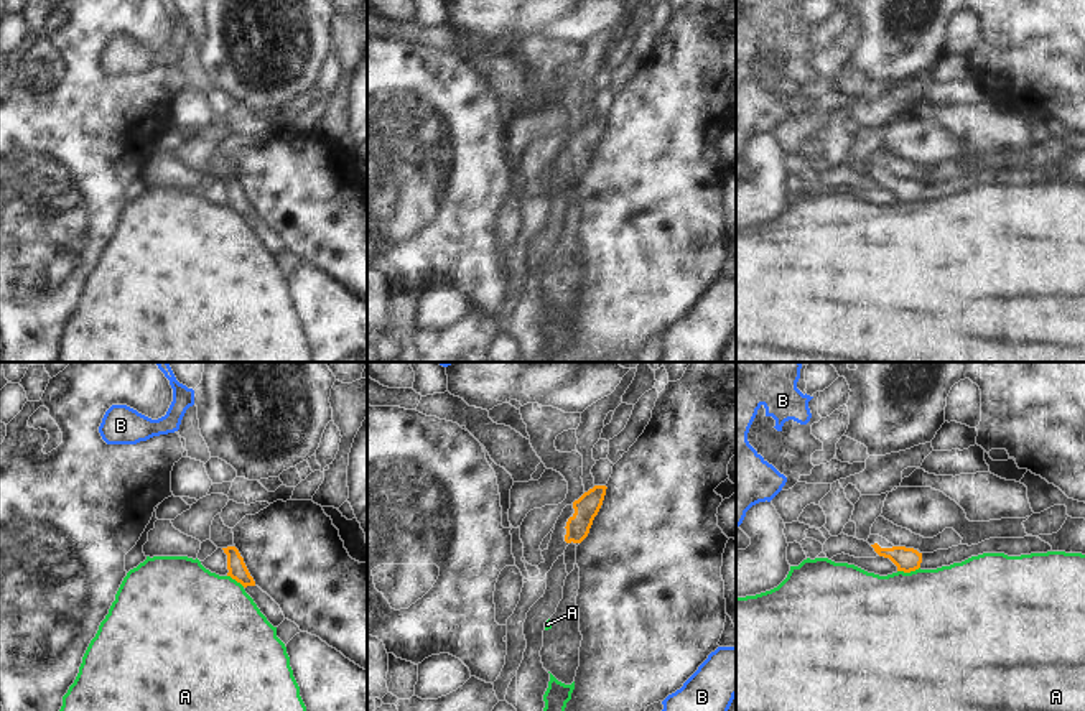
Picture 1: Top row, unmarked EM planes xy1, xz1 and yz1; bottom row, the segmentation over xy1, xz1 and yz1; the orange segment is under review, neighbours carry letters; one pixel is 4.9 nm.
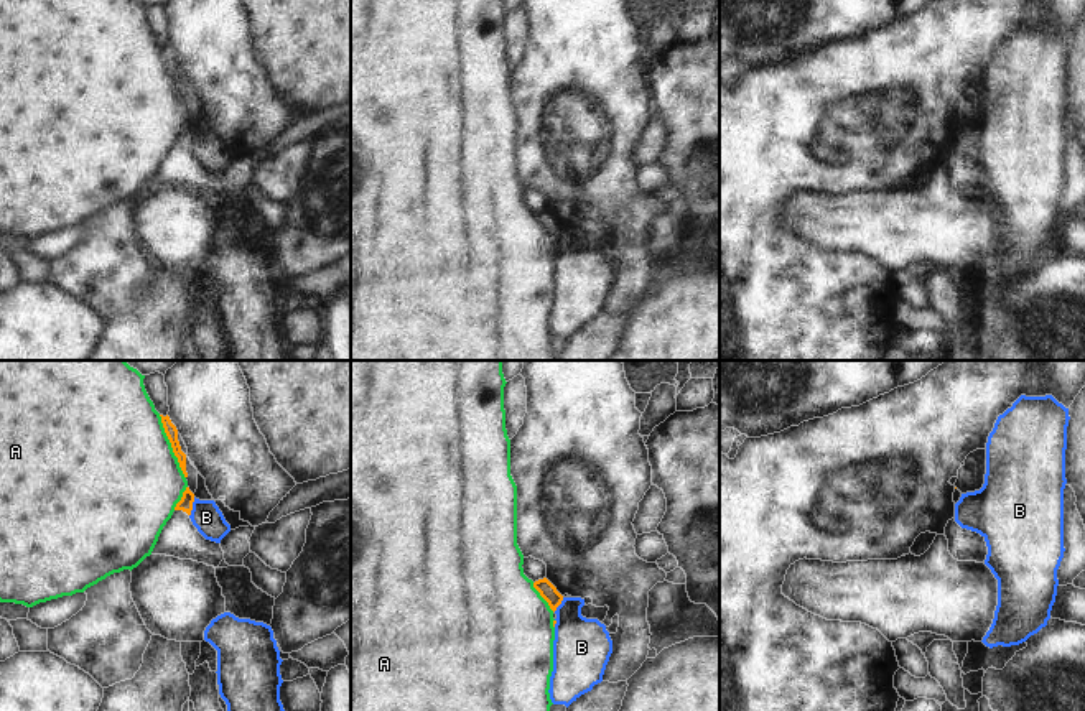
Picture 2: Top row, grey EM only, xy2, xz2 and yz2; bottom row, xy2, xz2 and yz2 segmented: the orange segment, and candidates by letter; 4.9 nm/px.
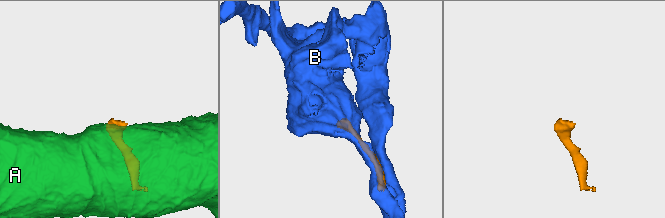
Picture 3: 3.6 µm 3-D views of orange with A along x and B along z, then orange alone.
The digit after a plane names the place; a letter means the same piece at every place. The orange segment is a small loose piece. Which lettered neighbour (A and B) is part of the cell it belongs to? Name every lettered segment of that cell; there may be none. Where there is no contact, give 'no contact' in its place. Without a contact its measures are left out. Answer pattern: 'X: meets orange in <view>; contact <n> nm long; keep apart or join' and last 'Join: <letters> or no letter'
A: meets orange in xy2; contact 340 nm long; keep apart
B: meets orange in xy2; contact 100 nm long; keep apart
Join: no letter

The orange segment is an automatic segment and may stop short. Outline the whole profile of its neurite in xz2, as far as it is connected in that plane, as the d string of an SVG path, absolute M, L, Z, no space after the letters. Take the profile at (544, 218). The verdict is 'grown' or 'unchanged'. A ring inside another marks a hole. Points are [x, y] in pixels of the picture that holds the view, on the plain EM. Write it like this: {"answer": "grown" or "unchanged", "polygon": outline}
{"answer": "unchanged", "polygon": "M547 209L535 212L533 219L540 224L540 227L548 234L550 240L555 244L563 232L563 227L556 222L556 219Z"}

